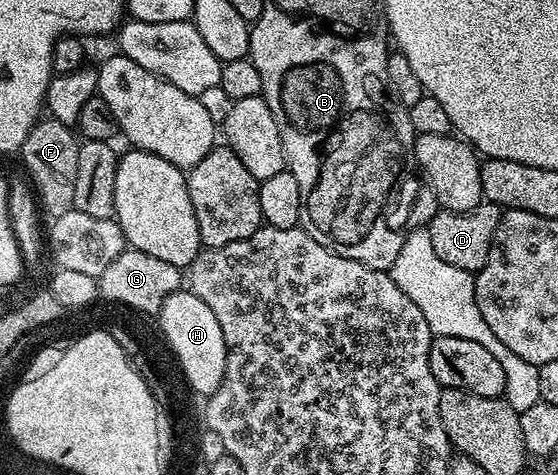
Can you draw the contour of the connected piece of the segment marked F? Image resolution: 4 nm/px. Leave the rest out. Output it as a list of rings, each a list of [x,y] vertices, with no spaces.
[[[51,116],[35,121],[34,127],[30,129],[22,145],[20,157],[26,165],[27,172],[30,173],[28,178],[37,197],[37,204],[41,213],[46,216],[50,214],[51,219],[64,216],[64,212],[74,209],[76,156],[79,145],[75,131]]]

